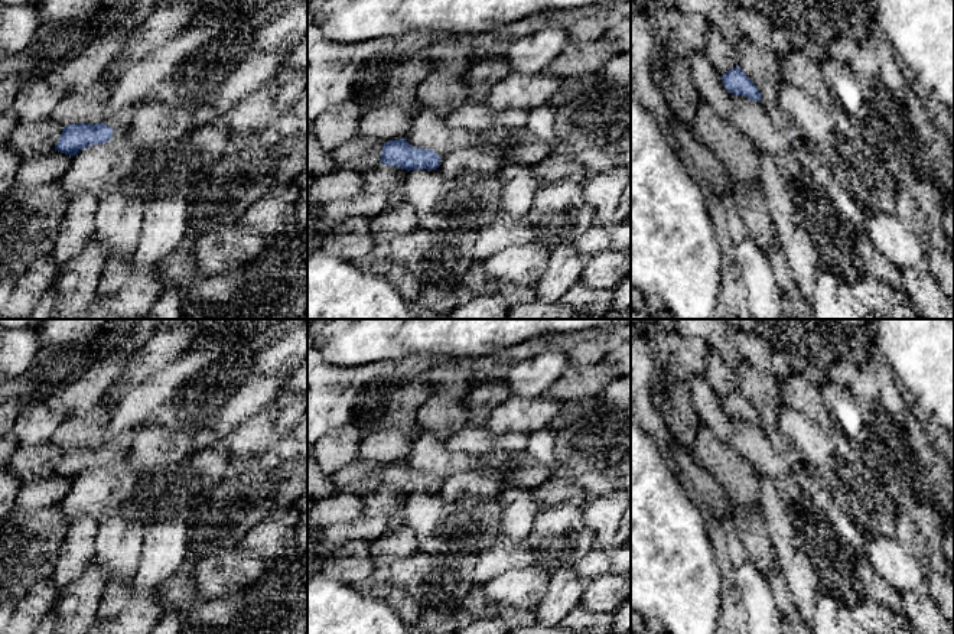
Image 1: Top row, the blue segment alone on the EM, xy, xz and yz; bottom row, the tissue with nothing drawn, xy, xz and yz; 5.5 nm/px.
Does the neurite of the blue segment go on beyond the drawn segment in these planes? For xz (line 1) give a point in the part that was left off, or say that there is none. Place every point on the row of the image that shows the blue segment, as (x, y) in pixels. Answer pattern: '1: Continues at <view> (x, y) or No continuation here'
1: No continuation here

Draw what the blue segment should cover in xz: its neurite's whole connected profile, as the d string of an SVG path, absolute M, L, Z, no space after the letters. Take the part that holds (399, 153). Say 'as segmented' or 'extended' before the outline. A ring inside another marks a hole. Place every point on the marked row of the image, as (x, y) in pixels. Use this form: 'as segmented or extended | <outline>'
as segmented | M404 137L384 143L381 163L403 168L407 172L414 169L434 170L440 165L440 156L433 150L408 144Z

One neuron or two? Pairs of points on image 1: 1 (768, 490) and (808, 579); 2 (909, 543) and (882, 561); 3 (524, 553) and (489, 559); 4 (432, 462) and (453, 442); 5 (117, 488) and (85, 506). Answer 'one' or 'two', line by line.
1: one
2: two
3: one
4: two
5: one

